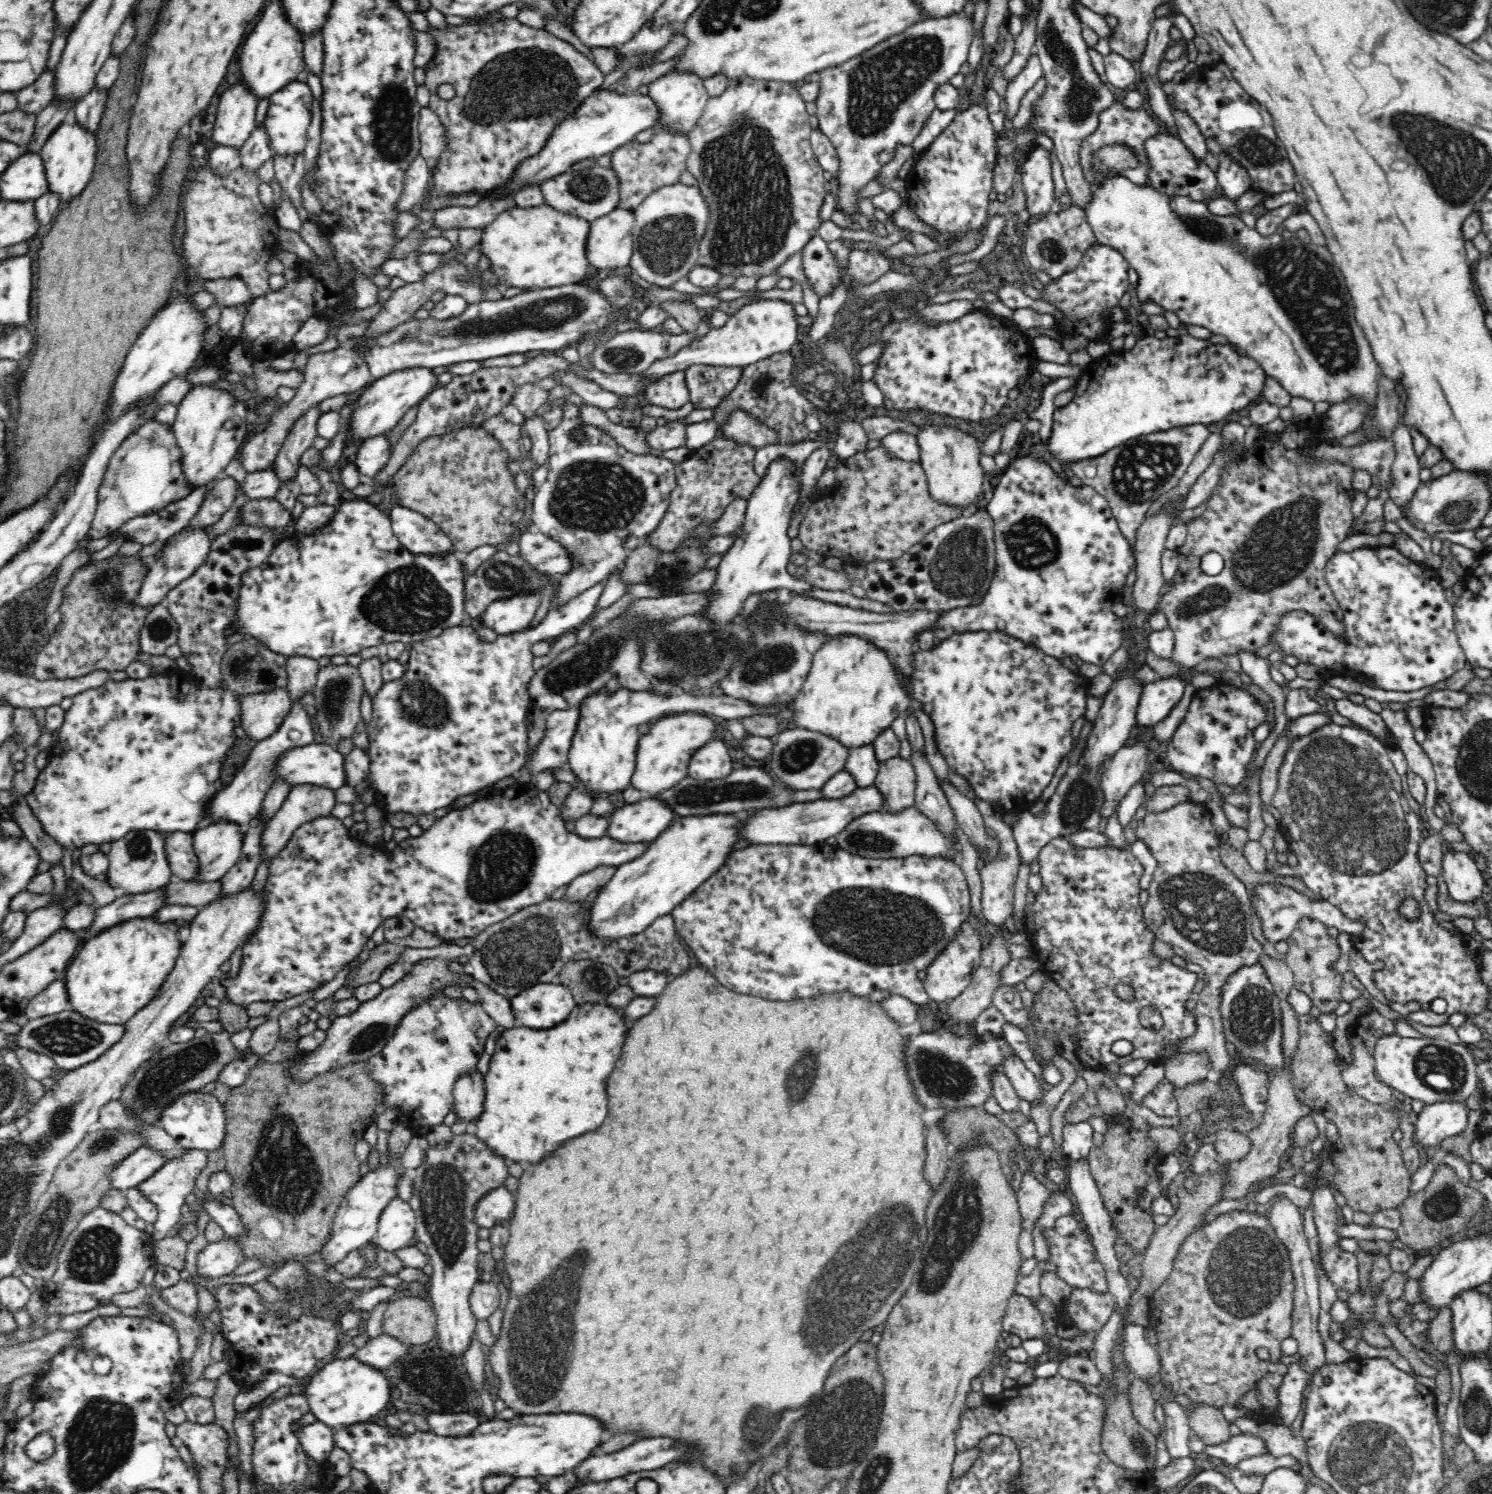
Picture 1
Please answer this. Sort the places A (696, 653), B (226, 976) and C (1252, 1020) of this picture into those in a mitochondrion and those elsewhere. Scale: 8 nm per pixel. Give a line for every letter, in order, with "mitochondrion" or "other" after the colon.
A: mitochondrion
B: other
C: mitochondrion

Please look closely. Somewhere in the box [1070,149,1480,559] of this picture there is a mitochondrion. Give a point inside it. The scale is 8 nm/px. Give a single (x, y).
(1303, 283)

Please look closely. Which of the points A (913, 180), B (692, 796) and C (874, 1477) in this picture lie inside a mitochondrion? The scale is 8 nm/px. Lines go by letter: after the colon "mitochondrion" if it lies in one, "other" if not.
A: other
B: mitochondrion
C: mitochondrion

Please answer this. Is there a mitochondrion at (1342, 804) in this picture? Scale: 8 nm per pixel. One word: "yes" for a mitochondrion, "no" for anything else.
yes

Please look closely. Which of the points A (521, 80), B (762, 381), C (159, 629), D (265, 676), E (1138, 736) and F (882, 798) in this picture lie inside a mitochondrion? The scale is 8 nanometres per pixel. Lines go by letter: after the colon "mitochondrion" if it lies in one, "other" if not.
A: mitochondrion
B: mitochondrion
C: mitochondrion
D: mitochondrion
E: other
F: other

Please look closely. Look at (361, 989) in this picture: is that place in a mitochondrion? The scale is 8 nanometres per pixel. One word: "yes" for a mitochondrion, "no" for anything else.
no

